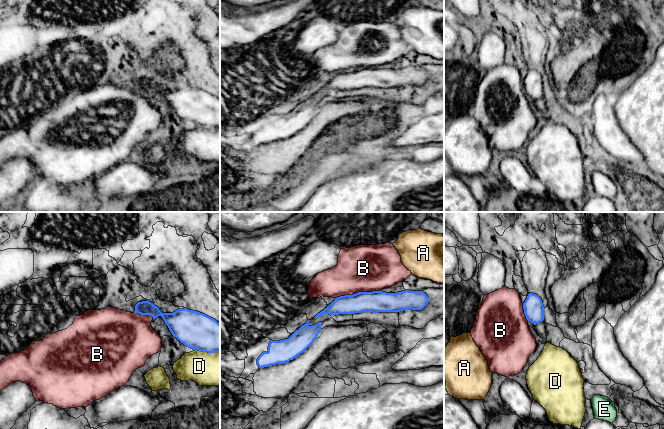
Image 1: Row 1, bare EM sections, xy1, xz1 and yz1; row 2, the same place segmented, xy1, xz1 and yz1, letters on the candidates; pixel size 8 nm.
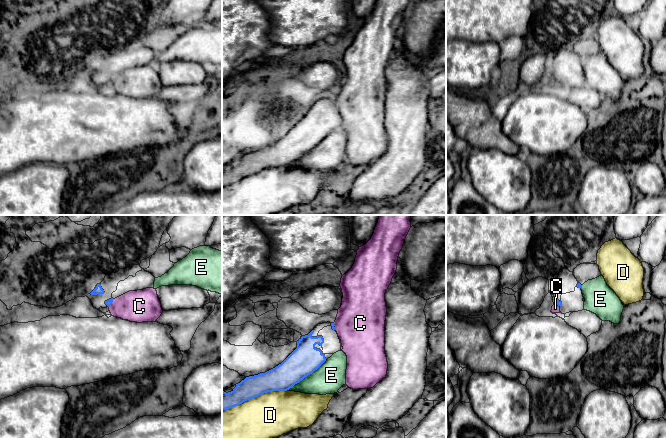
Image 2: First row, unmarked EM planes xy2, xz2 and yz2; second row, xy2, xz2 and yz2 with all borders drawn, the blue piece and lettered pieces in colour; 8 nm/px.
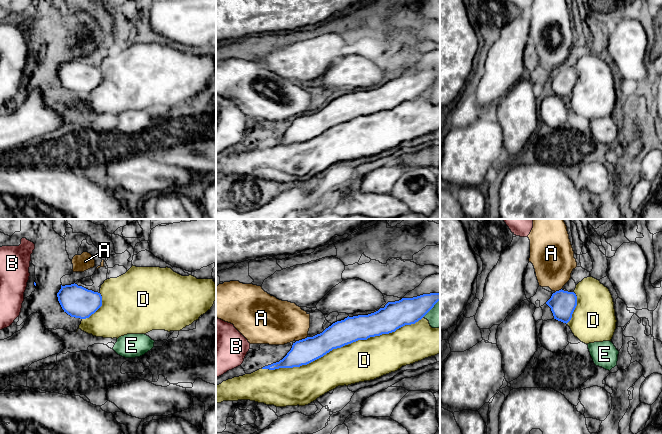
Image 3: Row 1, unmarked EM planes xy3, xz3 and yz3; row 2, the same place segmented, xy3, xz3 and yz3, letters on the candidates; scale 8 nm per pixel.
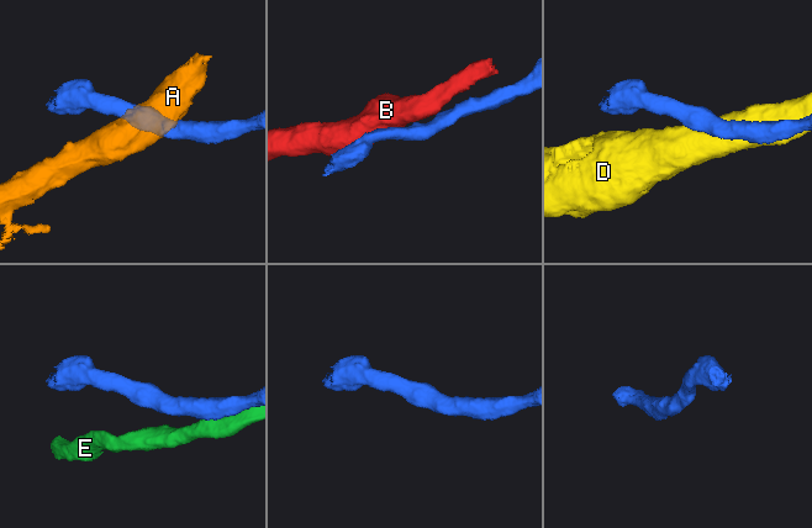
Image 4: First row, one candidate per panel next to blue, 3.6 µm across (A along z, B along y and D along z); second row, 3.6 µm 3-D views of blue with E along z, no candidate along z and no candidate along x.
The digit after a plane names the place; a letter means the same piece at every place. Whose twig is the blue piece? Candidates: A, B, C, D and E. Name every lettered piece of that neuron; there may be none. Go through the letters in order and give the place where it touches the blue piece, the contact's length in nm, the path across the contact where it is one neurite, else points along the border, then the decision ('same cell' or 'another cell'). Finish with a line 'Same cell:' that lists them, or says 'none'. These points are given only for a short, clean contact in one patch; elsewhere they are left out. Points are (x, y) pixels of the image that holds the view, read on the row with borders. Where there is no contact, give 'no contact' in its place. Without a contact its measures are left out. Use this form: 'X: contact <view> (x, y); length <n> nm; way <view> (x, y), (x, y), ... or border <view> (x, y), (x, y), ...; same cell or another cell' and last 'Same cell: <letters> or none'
A: contact xz3 (301, 340); length 100 nm; border xz3 (307, 337), (296, 341); another cell
B: contact xz1 (368, 292); length 190 nm; border xz1 (380, 290), (359, 291), (357, 293); another cell
C: contact xy2 (111, 303); length 80 nm; border xy2 (113, 299), (109, 307); another cell
D: contact xz3 (342, 346); length 1350 nm; another cell
E: contact xz2 (307, 375); length 400 nm; another cell
Same cell: none

